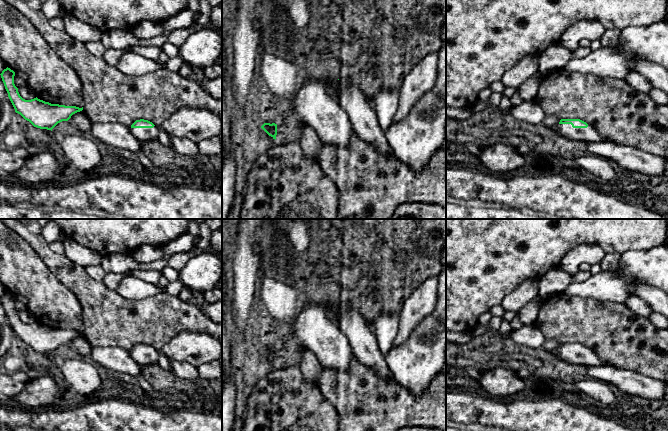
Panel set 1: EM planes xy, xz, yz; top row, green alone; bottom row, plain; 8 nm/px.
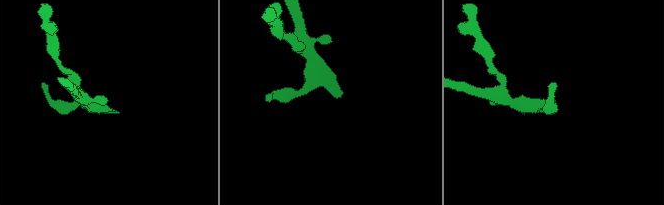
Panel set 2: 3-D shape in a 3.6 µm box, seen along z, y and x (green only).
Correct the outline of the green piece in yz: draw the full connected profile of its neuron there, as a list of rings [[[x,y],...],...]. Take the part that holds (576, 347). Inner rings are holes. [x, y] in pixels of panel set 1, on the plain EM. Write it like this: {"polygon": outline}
{"polygon": [[[561,343],[553,353],[561,360],[585,367],[605,364],[595,352],[580,343]]]}

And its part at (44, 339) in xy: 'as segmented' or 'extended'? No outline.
as segmented

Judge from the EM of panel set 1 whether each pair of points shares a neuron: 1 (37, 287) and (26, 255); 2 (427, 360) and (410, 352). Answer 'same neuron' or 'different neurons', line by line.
1: same neuron
2: same neuron

